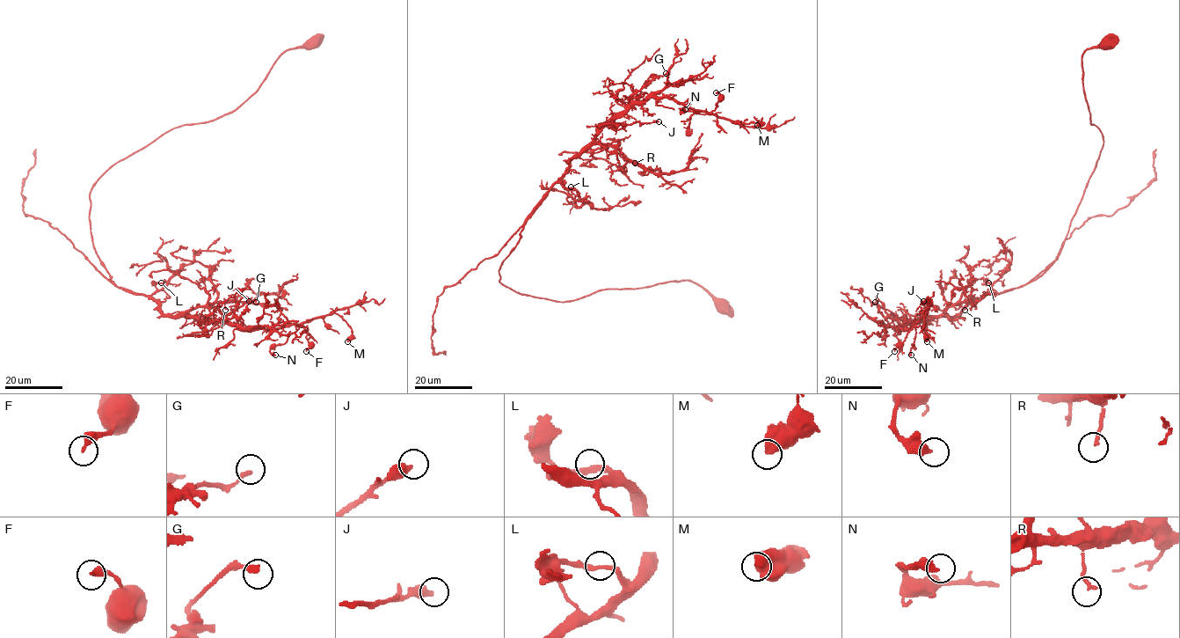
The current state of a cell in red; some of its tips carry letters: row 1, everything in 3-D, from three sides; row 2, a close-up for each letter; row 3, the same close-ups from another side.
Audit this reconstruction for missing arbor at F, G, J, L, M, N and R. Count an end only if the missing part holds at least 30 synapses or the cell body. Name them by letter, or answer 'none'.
J

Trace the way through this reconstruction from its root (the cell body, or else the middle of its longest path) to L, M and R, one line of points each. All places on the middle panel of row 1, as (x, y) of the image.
L: (722, 306), (688, 281), (566, 301), (501, 283), (500, 266), (528, 215), (555, 183), (571, 186)
M: (722, 306), (688, 281), (555, 301), (506, 287), (498, 270), (568, 162), (633, 105), (668, 97), (757, 125)
R: (722, 306), (688, 281), (566, 301), (521, 295), (499, 282), (528, 215), (583, 148), (615, 146), (635, 163)

